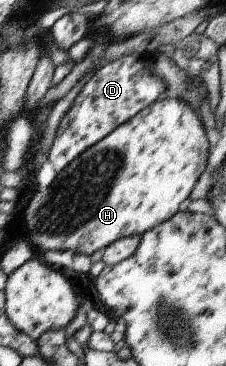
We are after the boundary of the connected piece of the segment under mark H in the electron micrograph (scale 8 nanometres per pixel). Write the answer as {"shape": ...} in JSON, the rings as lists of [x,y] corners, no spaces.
{"shape":[[[165,98],[150,103],[83,150],[54,176],[48,188],[35,190],[18,214],[23,220],[24,238],[38,250],[70,250],[90,256],[119,238],[140,236],[168,220],[188,200],[193,184],[205,169],[208,145],[199,115],[183,100]]]}

